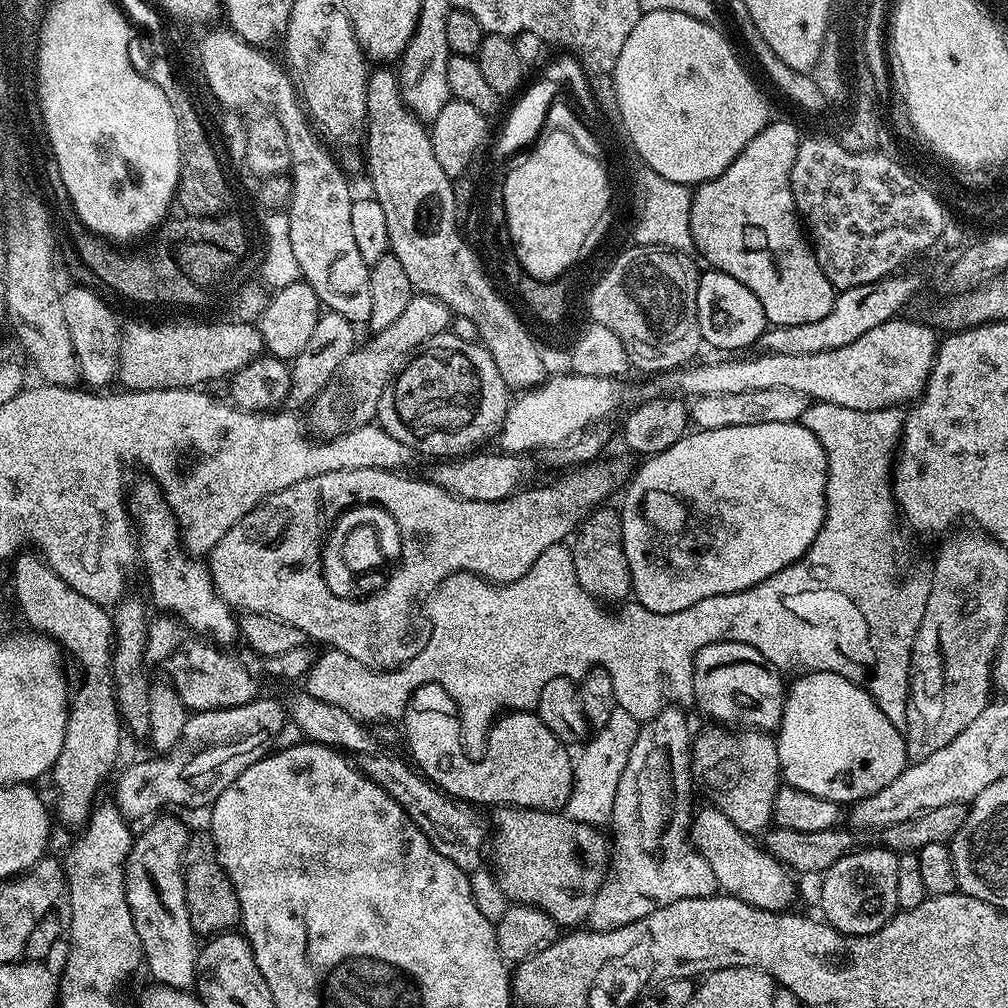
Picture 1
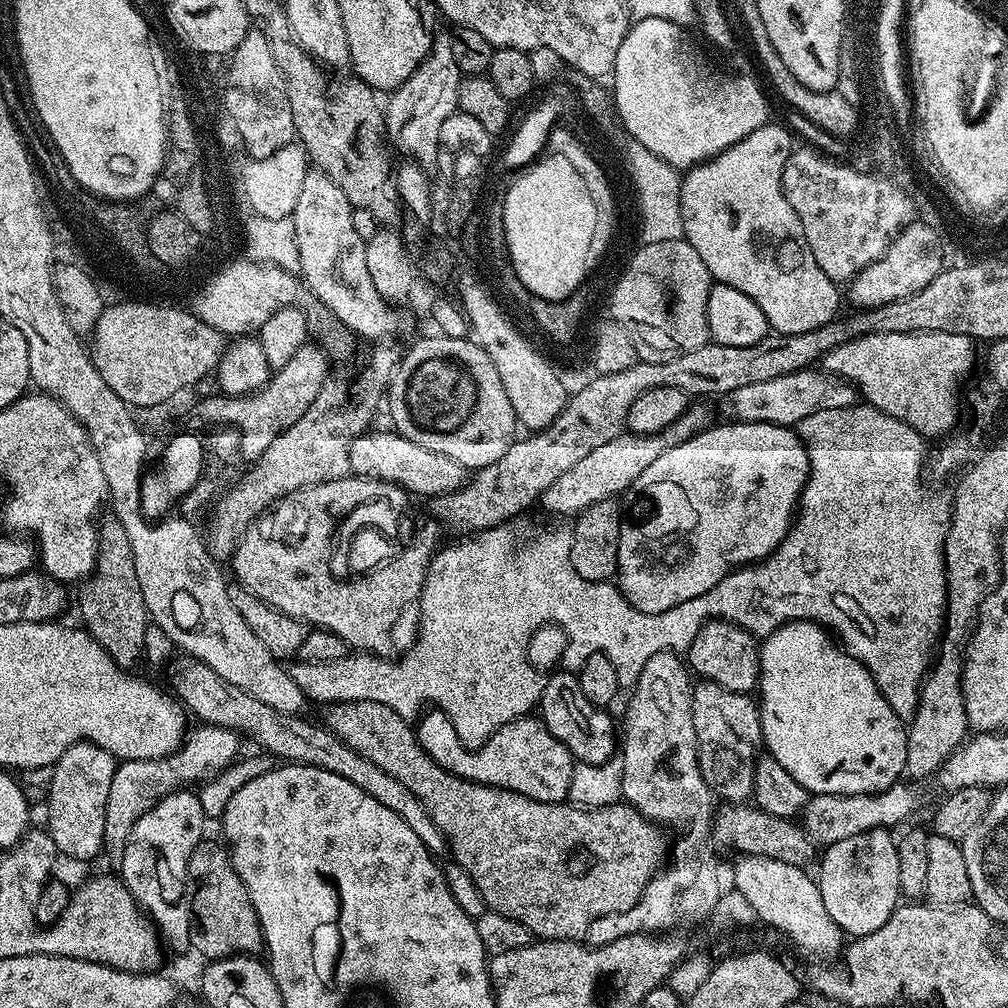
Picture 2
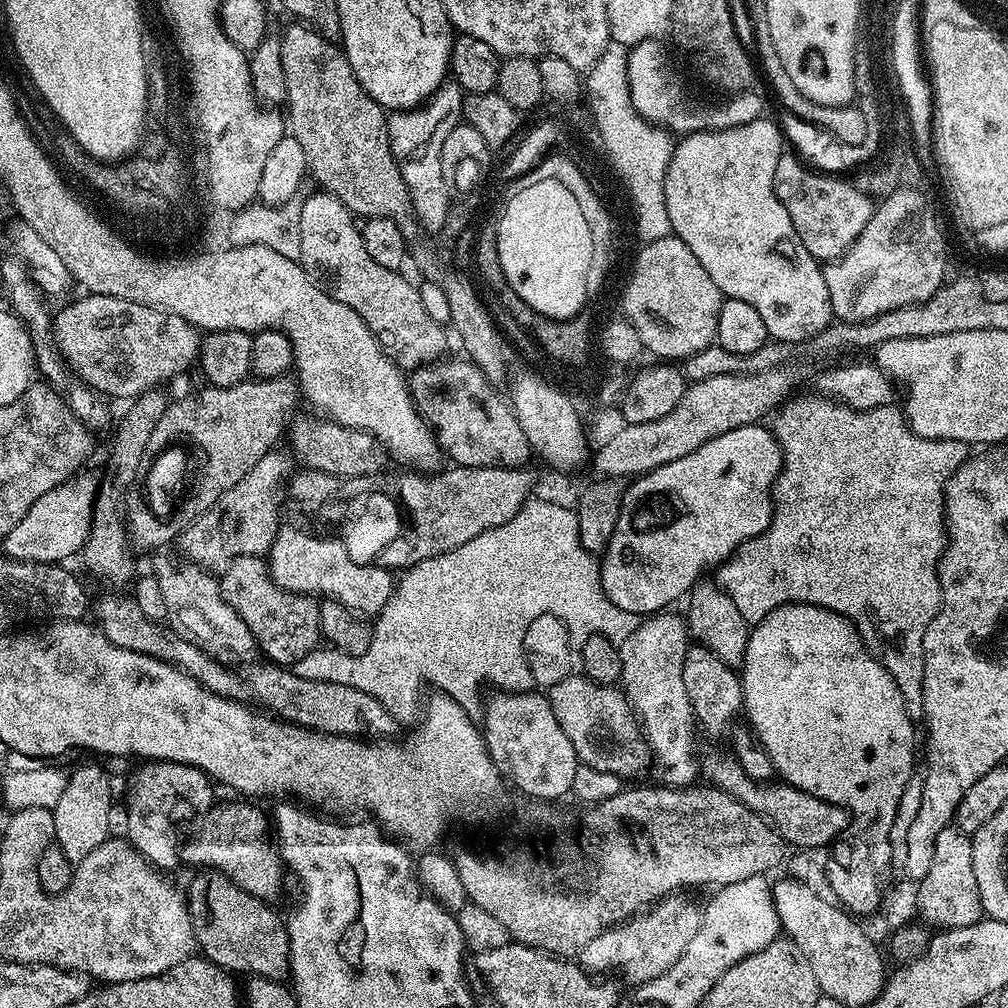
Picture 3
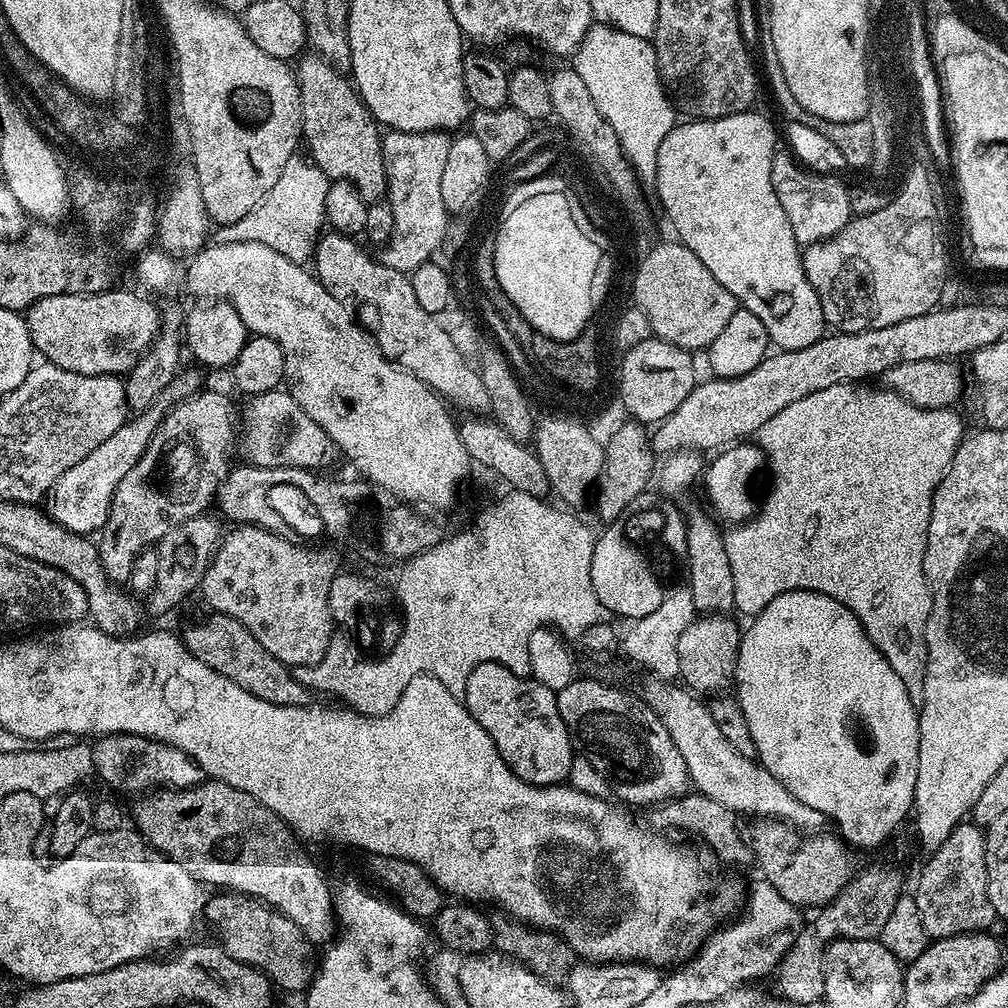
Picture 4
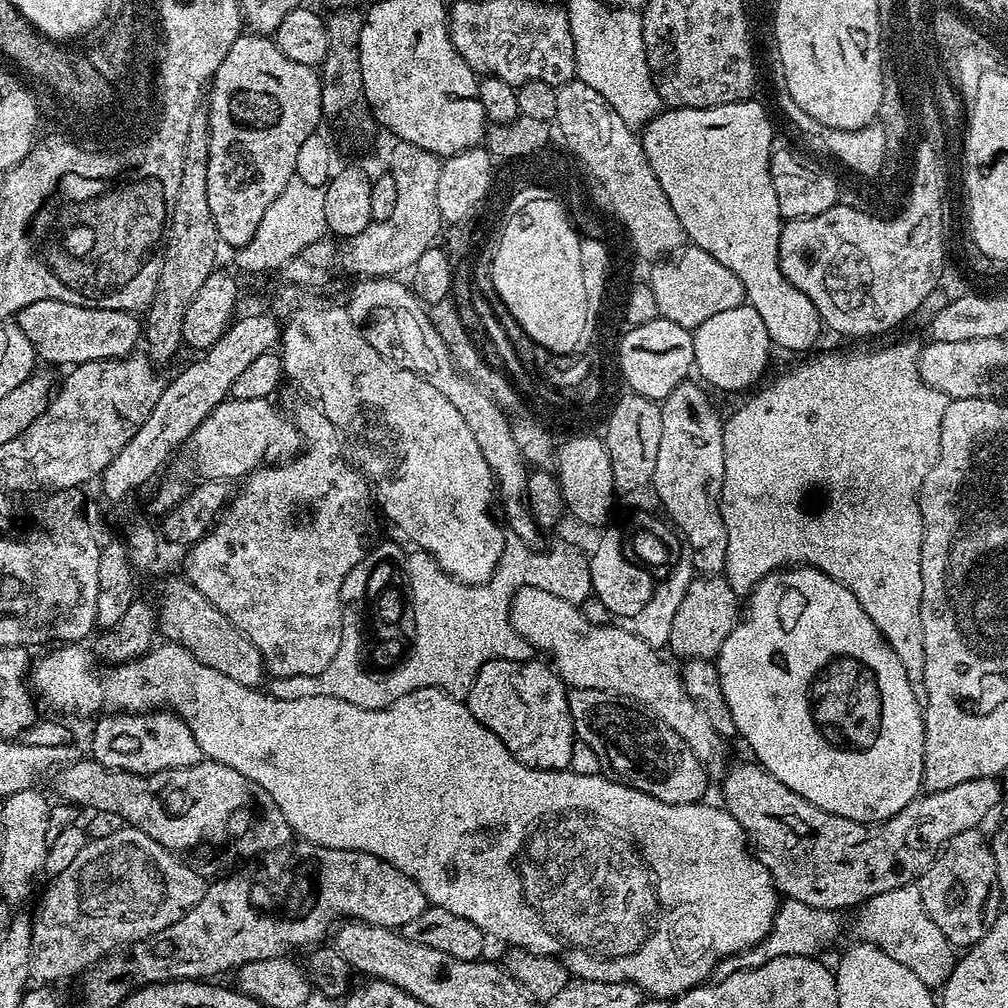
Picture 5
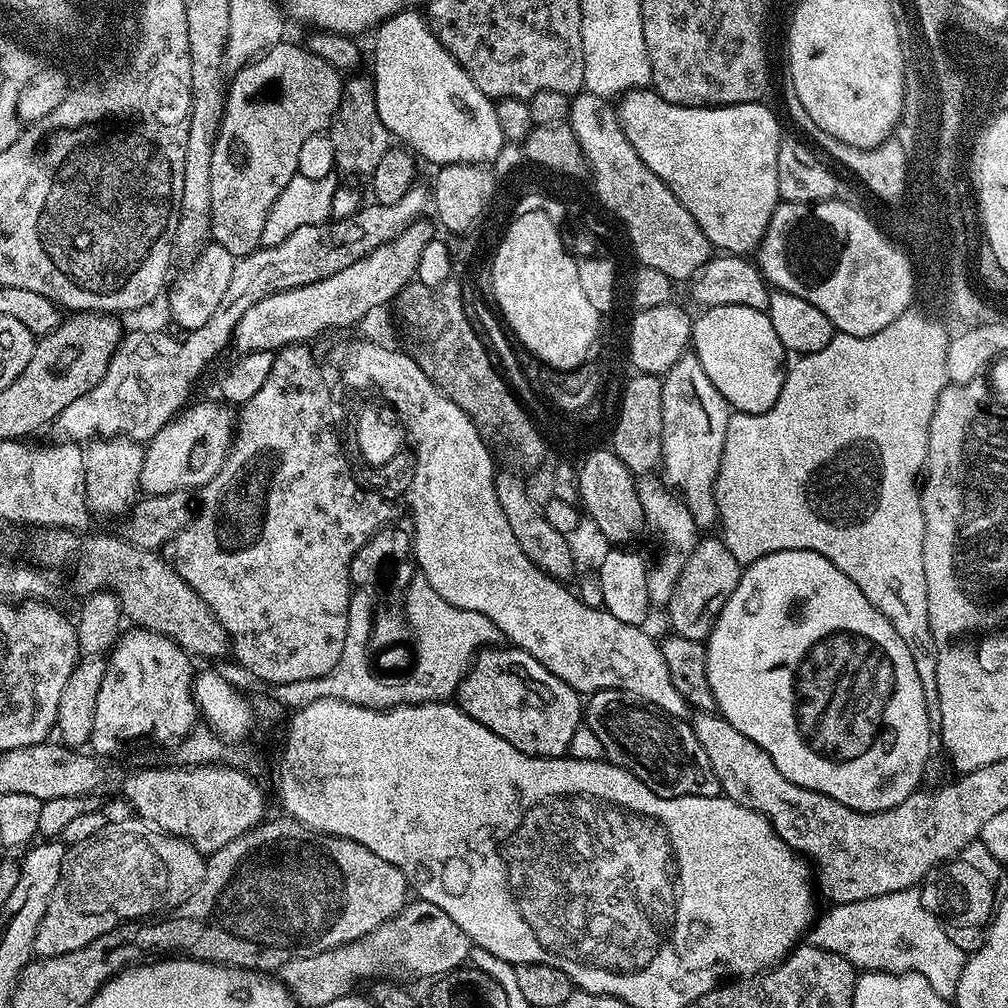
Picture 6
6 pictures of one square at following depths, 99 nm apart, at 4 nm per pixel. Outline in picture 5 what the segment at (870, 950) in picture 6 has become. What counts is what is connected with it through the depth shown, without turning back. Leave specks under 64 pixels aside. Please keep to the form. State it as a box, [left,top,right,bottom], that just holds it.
[715,883,958,990]

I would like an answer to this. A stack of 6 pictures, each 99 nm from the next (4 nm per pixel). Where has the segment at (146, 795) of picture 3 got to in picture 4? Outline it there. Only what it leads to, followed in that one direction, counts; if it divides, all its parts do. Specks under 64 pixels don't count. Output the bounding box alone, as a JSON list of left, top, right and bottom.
[93,736,202,794]

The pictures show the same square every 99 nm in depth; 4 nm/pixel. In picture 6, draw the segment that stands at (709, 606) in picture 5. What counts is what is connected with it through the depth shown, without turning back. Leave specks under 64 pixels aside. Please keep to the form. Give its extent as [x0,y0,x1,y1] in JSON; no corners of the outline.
[666,539,741,641]

